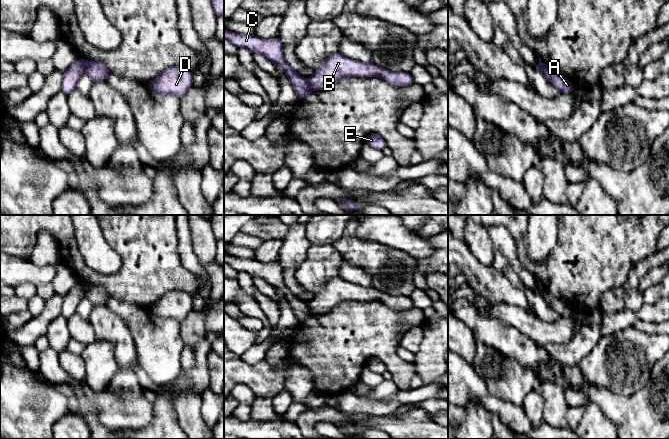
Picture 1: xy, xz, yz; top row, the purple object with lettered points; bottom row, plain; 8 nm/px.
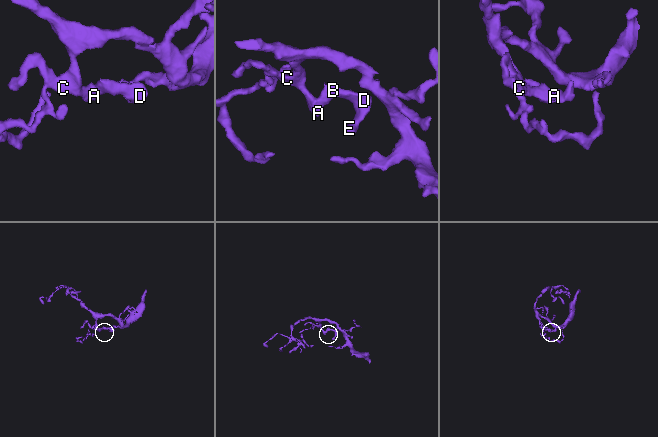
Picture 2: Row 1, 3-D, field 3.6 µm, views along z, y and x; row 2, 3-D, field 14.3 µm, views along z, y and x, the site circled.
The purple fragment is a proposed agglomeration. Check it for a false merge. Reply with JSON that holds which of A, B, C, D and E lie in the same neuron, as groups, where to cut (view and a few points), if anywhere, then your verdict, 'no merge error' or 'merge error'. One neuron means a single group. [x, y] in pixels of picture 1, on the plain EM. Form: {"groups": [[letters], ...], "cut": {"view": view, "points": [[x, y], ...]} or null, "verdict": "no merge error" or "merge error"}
{"groups": [["A", "C"], ["B", "D", "E"]], "cut": {"view": "xy", "points": [[86, 286], [84, 296]]}, "verdict": "merge error"}

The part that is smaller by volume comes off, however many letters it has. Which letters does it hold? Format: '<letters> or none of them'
B, D, E

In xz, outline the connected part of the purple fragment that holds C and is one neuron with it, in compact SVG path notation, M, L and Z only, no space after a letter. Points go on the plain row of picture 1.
M225 254L224 262L238 272L243 271L251 275L253 278L262 278L272 287L280 290L290 304L299 325L303 324L312 316L308 305L295 296L285 285L283 280L284 270L279 261L274 263L261 263L254 258L245 259Z

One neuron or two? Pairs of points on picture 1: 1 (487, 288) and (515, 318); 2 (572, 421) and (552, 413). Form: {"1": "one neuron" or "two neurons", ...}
{"1": "two neurons", "2": "two neurons"}

